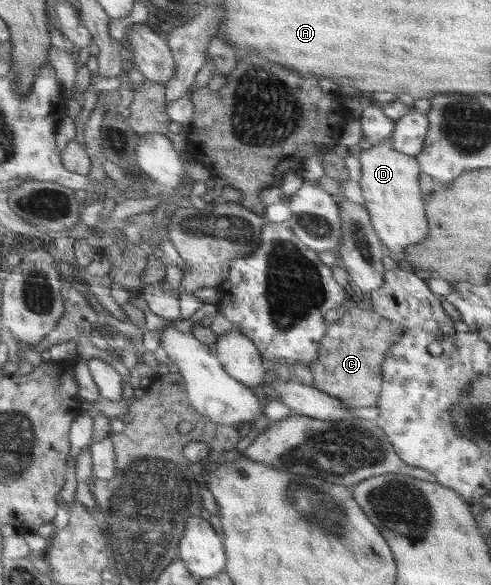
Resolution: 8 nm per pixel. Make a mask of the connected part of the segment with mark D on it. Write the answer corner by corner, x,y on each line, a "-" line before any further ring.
389,138
379,145
362,150
358,159
361,163
359,185
373,229
385,246
386,253
398,261
405,259
405,247
421,243
429,235
425,199
421,199
423,193
419,188
419,163
415,156
395,151

